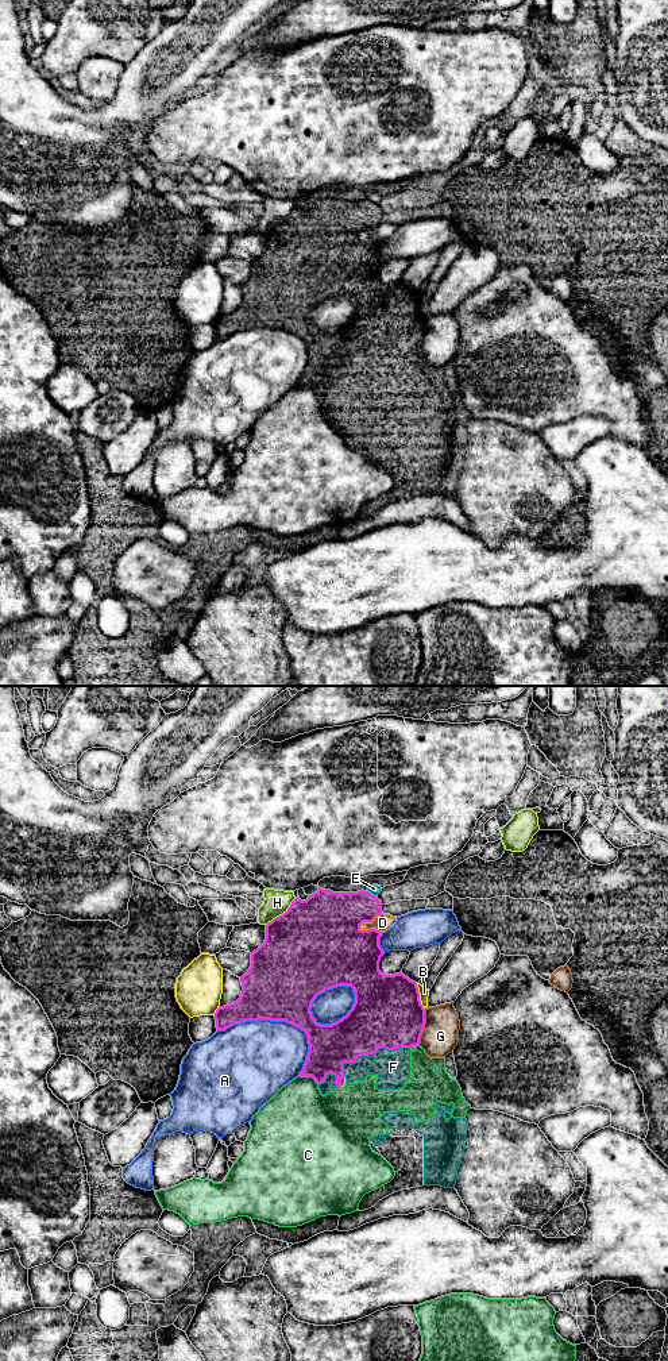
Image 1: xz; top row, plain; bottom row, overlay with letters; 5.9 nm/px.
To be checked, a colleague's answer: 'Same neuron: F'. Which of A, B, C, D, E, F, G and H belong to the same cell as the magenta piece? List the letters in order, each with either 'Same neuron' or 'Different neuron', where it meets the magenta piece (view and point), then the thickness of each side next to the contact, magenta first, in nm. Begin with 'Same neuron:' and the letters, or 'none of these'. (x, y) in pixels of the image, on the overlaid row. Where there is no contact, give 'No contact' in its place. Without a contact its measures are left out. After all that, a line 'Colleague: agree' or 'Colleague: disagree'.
Same neuron: F
A: Different neuron. Touches magenta at xz (275, 1020). Thickness 440 nm (magenta) against 440 nm
B: Different neuron. Touches magenta at xz (419, 997). Thickness 420 nm (magenta) against 60 nm
C: Different neuron. Touches magenta at xz (309, 1075). Thickness 260 nm (magenta) against 380 nm
D: Different neuron. Touches magenta at xz (369, 921). Thickness 400 nm (magenta) against 100 nm
E: Different neuron. Touches magenta at xz (370, 893). Thickness 300 nm (magenta) against 60 nm
F: Same neuron. Touches magenta at xz (371, 1053). Thickness 400 nm (magenta) against 200 nm
G: Different neuron. Touches magenta at xz (423, 1026). Thickness 420 nm (magenta) against 220 nm
H: Different neuron. Touches magenta at xz (284, 913). Thickness 500 nm (magenta) against 150 nm
Colleague: agree

